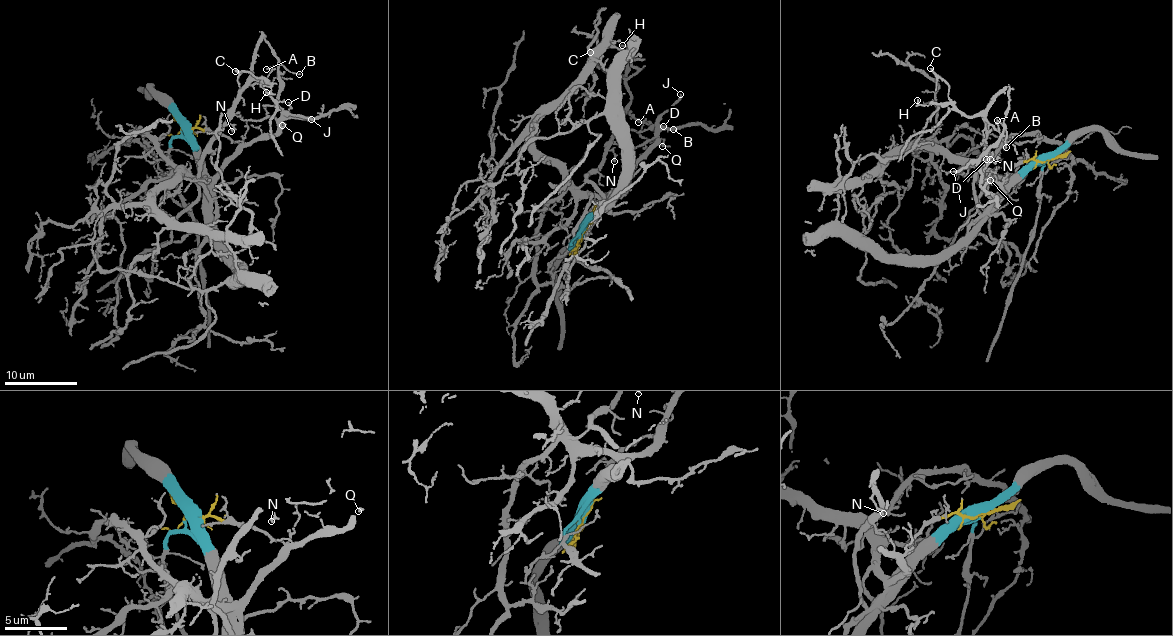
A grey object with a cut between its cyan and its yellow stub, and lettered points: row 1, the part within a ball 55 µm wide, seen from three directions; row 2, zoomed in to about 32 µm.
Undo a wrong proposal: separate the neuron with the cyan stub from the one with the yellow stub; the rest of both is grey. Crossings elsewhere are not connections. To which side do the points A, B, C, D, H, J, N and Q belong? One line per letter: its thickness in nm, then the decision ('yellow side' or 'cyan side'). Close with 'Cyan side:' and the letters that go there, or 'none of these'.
A: calibre 120 nm; yellow side
B: calibre 120 nm; yellow side
C: calibre 160 nm; cyan side
D: calibre 120 nm; yellow side
H: calibre 110 nm; cyan side
J: calibre 220 nm; yellow side
N: calibre 150 nm; cyan side
Q: calibre 150 nm; yellow side
Cyan side: C, H, N

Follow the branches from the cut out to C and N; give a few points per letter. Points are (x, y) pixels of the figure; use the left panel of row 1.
C: (186, 126), (210, 200), (200, 180), (204, 151), (225, 122), (238, 88), (252, 80), (265, 81), (234, 70)
N: (186, 126), (210, 201), (207, 189), (200, 180), (204, 151), (221, 127), (229, 124), (232, 131)

